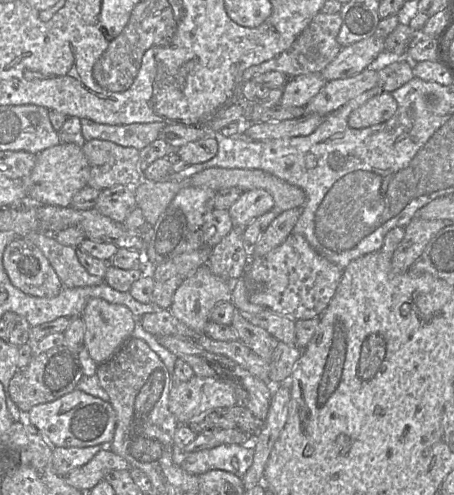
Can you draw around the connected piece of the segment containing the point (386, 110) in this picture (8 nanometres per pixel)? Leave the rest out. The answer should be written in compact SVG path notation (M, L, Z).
M383 91L380 95L353 110L349 116L348 124L354 129L377 125L389 120L395 114L397 108L398 103L393 95Z

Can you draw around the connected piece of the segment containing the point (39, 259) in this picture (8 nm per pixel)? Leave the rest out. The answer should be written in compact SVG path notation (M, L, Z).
M22 237L6 246L3 267L11 283L31 296L55 297L64 287L43 252Z

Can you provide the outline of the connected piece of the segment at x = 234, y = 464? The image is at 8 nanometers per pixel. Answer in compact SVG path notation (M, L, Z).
M174 443L173 461L186 472L199 475L210 470L223 470L242 478L254 460L254 448L251 444L222 444L211 449L186 452L184 447Z

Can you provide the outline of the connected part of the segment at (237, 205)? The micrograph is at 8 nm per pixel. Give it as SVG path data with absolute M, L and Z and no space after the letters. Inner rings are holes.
M255 189L244 191L228 211L234 227L245 229L256 218L273 208L273 196L266 190Z

